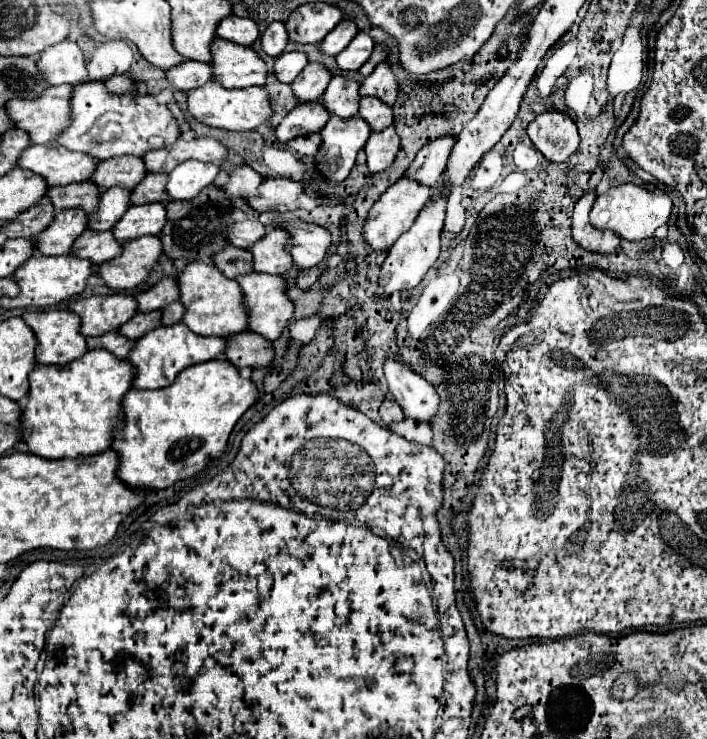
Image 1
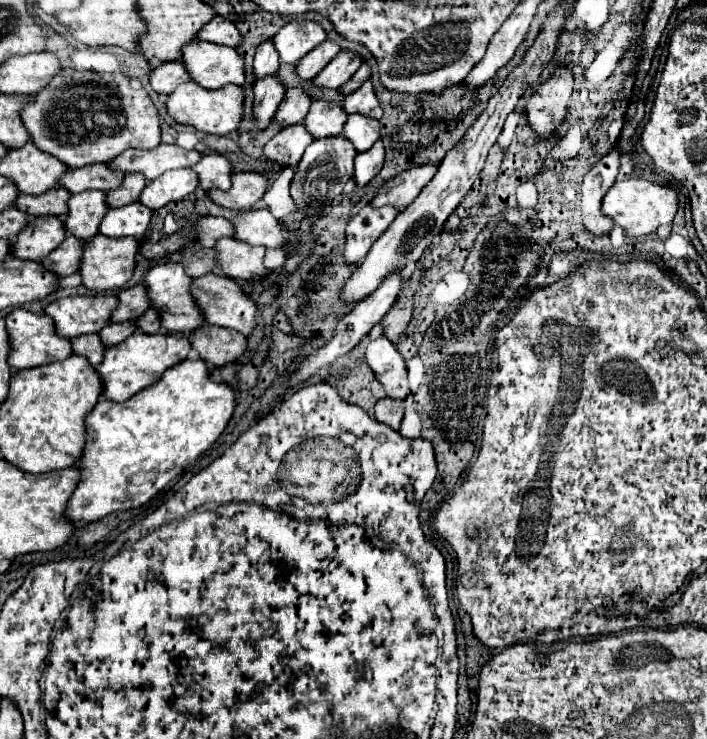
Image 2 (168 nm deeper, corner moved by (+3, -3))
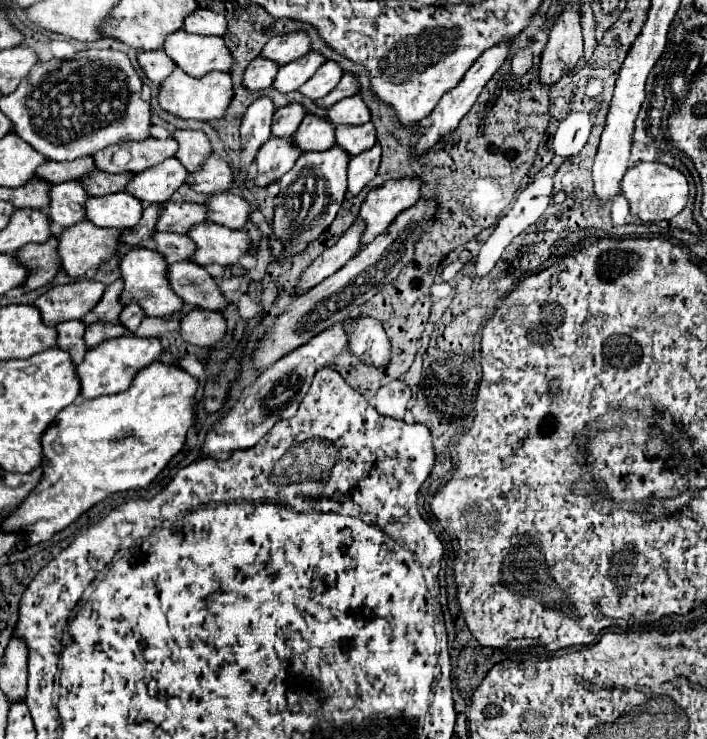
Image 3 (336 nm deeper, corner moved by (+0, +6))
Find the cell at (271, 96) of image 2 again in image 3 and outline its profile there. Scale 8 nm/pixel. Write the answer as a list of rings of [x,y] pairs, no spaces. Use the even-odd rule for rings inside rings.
[[[259,96],[253,104],[249,104],[243,124],[241,124],[241,140],[243,140],[243,154],[241,154],[241,176],[245,180],[247,168],[253,162],[261,144],[271,136],[271,118],[275,112],[275,104],[267,96]]]

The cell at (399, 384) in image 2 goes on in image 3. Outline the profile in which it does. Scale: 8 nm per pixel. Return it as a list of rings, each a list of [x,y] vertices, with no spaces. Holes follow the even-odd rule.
[[[363,316],[357,322],[349,320],[347,322],[347,332],[349,326],[355,326],[349,338],[349,350],[357,354],[363,362],[385,368],[391,360],[391,340],[385,334],[383,326],[379,320]]]

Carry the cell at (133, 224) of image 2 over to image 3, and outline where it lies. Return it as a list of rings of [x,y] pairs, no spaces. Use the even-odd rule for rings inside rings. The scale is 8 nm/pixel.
[[[119,192],[103,198],[91,196],[87,200],[85,212],[87,212],[87,218],[97,226],[129,230],[129,228],[135,228],[137,222],[141,220],[143,204],[135,196],[127,192]]]

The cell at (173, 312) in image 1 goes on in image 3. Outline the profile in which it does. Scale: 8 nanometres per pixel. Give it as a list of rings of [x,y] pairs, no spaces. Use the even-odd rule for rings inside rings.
[[[127,304],[119,316],[119,322],[123,326],[127,326],[131,332],[135,332],[143,318],[145,318],[145,312],[143,312],[143,308],[139,308],[139,304]]]

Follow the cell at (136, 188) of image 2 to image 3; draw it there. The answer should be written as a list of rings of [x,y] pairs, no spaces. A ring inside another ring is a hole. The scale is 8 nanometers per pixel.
[[[95,170],[95,172],[91,172],[91,176],[83,178],[83,184],[91,196],[107,196],[107,194],[123,192],[133,176],[135,176],[133,172],[107,174],[107,172]]]

